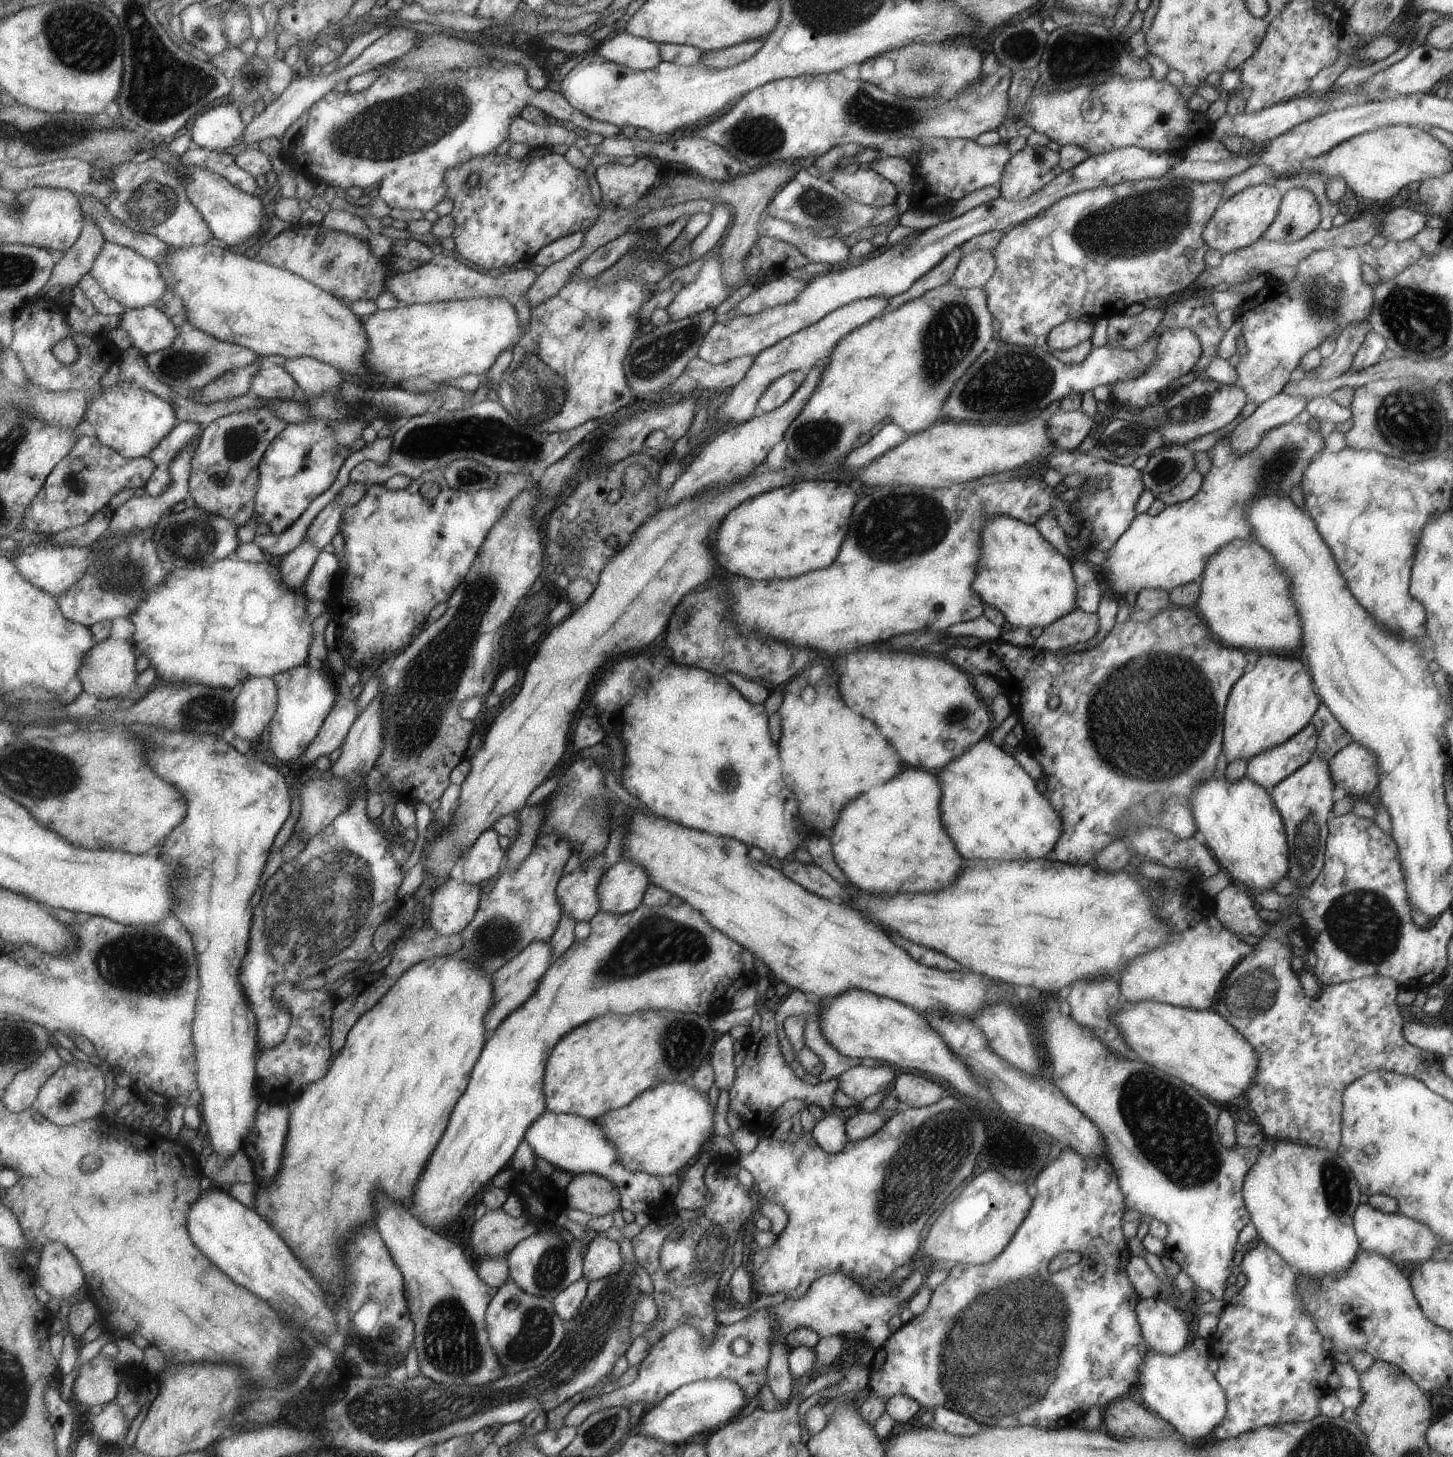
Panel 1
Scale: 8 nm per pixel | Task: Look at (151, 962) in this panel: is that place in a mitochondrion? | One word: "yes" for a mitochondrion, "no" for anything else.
yes

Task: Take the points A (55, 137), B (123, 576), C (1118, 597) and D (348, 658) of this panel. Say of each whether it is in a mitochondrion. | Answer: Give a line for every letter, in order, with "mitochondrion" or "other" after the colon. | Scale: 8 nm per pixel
A: mitochondrion
B: mitochondrion
C: other
D: other

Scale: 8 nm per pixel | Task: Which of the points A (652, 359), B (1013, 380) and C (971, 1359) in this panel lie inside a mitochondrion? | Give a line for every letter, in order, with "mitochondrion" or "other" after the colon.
A: mitochondrion
B: mitochondrion
C: mitochondrion

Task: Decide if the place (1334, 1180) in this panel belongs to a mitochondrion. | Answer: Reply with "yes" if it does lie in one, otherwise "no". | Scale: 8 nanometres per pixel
yes

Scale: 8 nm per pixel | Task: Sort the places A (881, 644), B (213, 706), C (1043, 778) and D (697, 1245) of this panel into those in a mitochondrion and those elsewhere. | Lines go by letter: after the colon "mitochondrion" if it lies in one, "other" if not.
A: other
B: mitochondrion
C: other
D: mitochondrion

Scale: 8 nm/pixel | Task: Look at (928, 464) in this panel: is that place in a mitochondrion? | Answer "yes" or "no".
no

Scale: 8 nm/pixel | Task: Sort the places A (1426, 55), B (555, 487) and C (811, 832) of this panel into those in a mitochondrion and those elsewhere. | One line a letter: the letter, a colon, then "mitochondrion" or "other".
A: other
B: other
C: other

